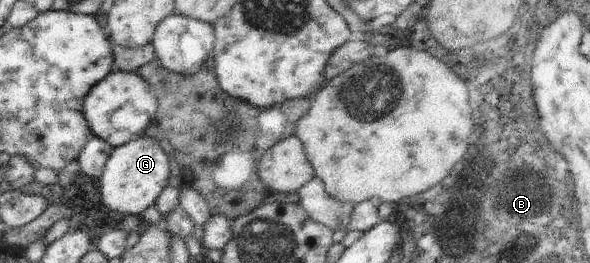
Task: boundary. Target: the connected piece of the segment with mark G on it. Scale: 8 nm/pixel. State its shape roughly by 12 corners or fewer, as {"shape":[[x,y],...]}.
{"shape":[[143,134],[114,148],[98,177],[109,210],[142,215],[169,179]]}

